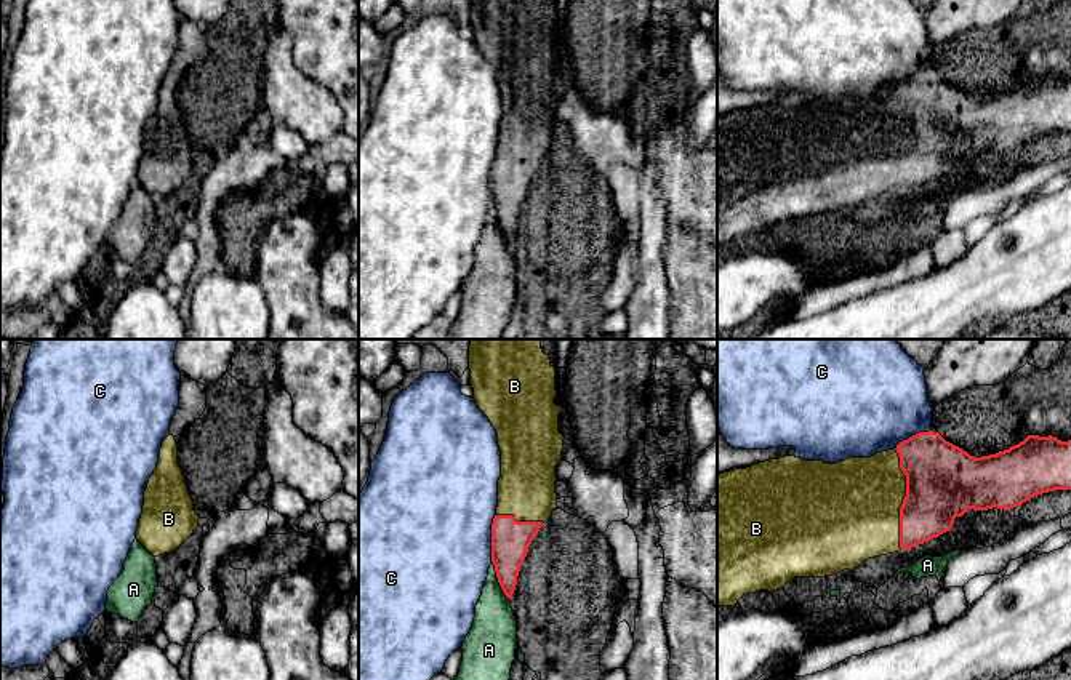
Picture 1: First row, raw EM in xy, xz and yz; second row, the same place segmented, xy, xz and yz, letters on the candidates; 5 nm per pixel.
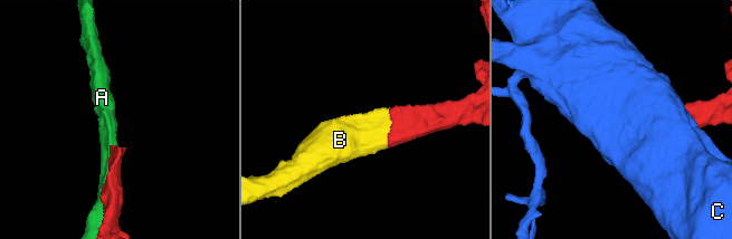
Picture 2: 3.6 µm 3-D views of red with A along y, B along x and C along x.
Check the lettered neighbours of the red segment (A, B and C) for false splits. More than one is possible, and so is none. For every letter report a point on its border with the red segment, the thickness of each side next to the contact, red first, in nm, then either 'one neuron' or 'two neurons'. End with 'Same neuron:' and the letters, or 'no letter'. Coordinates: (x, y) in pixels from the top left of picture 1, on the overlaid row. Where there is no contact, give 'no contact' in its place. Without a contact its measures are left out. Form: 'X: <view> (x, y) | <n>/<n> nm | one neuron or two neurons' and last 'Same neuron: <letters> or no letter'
A: xz (498, 581) | 190/220 nm | two neurons
B: yz (903, 500) | 360/460 nm | one neuron
C: xz (492, 538) | 190/500 nm | two neurons
Same neuron: B

